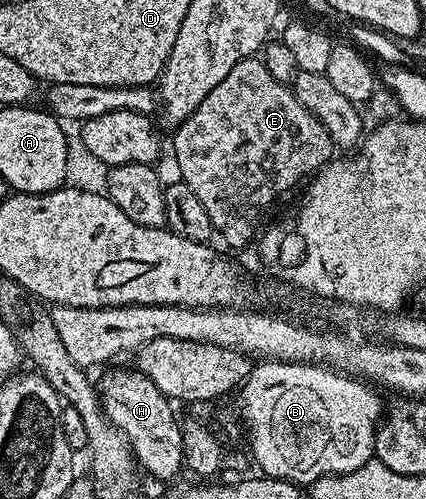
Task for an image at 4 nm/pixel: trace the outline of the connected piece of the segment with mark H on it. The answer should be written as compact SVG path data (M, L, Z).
M127 370L109 371L108 374L105 375L103 379L101 380L98 379L97 389L99 392L99 400L103 404L104 414L106 414L107 419L109 419L109 421L113 423L115 427L117 427L117 429L119 429L121 433L123 433L126 436L127 443L130 444L132 452L135 453L136 463L138 463L138 465L142 467L142 469L144 466L144 468L147 469L148 472L151 473L153 477L160 478L160 480L163 482L168 481L167 483L170 483L172 480L175 480L175 479L170 480L170 478L177 477L179 474L179 469L182 471L184 469L185 463L183 460L183 428L180 419L178 420L175 419L174 408L176 409L176 407L173 405L172 399L166 398L166 396L164 396L164 394L162 394L160 390L157 388L157 384L153 384L153 382L148 378L146 378L146 376L144 376L143 374L140 374L138 372L132 372L132 374L130 374L130 372Z

